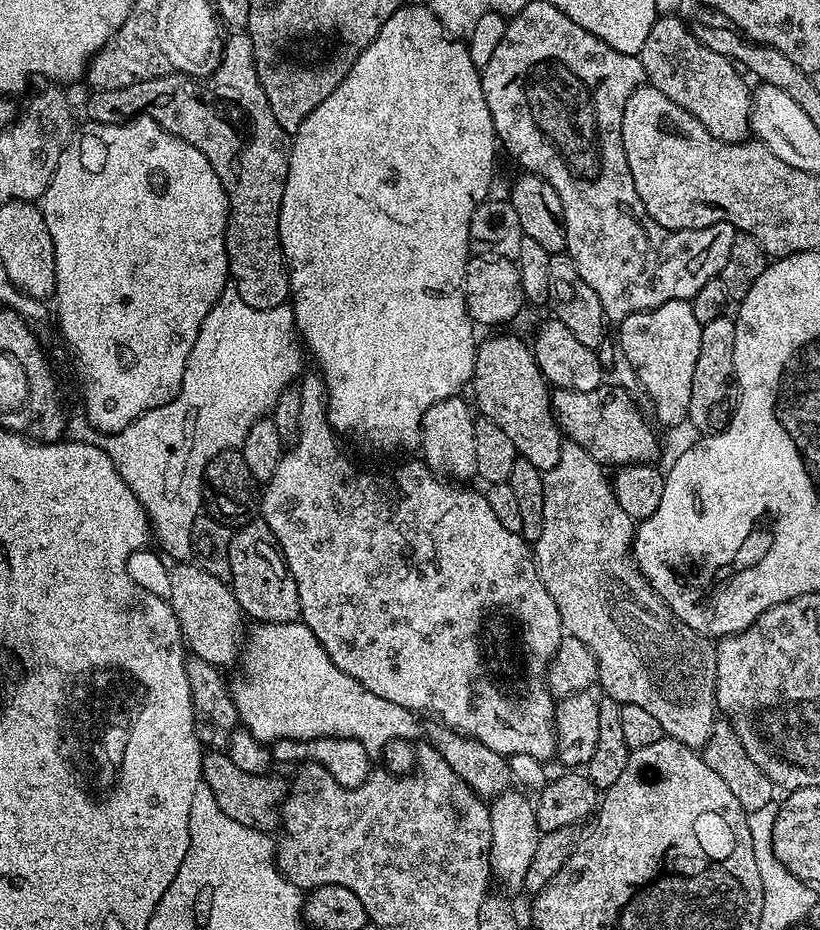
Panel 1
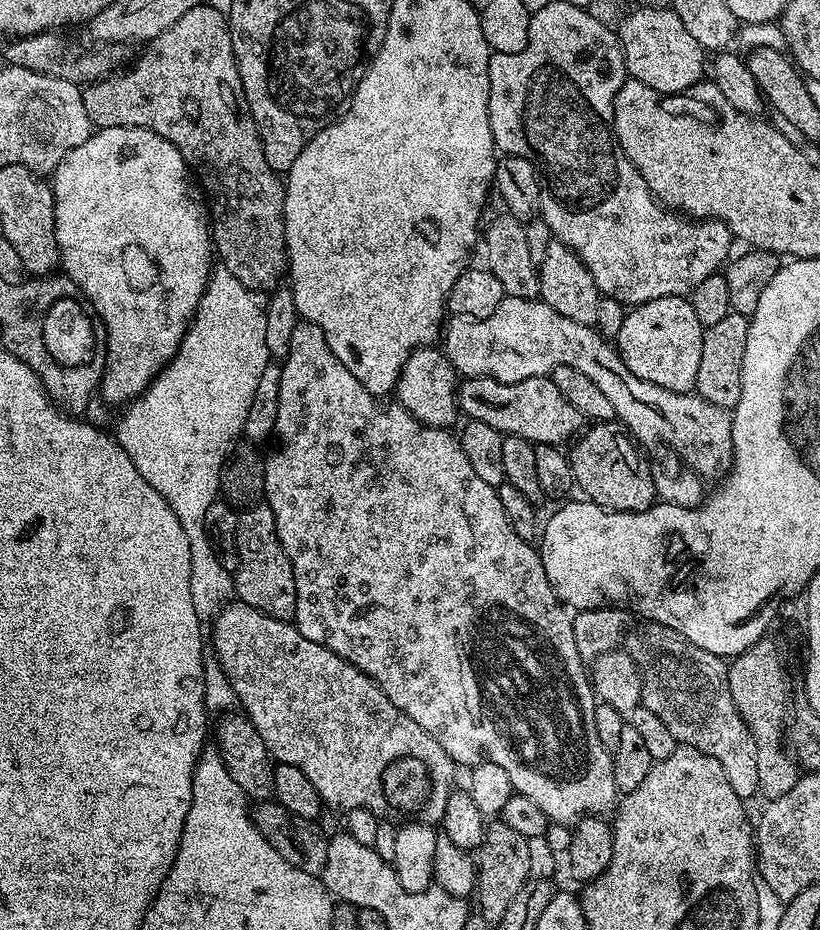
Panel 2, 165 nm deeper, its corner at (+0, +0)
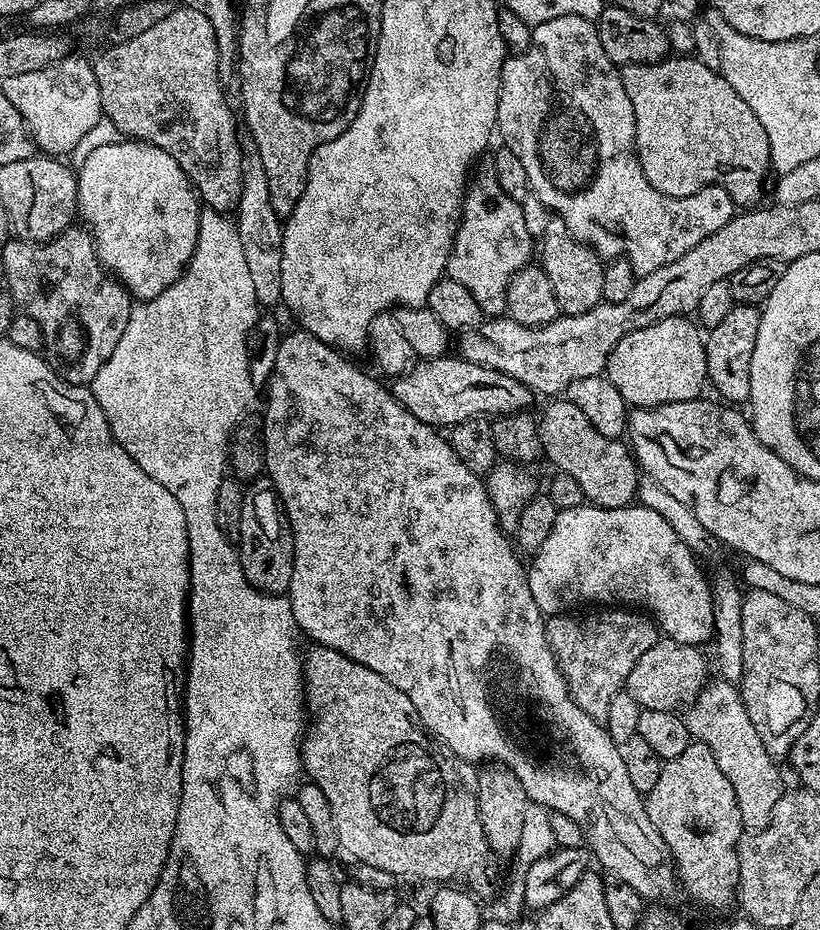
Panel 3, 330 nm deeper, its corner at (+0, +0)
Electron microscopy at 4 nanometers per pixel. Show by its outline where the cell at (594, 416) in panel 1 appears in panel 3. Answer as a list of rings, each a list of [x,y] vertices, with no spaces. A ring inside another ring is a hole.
[[[456,354],[433,356],[413,363],[404,375],[391,381],[390,391],[399,404],[414,414],[414,418],[437,430],[451,429],[453,424],[461,424],[469,416],[495,418],[523,412],[534,400],[533,393],[522,386],[522,382],[483,364],[461,360]]]

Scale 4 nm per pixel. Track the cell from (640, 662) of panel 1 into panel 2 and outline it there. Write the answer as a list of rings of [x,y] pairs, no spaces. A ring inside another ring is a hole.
[[[651,622],[641,625],[633,636],[632,633],[625,635],[622,648],[640,671],[640,681],[644,683],[640,695],[642,707],[658,714],[658,718],[662,718],[663,724],[670,729],[670,734],[674,734],[674,738],[681,745],[702,750],[702,754],[710,754],[710,758],[718,758],[718,762],[722,762],[726,770],[726,778],[730,778],[734,794],[738,794],[745,802],[751,801],[751,796],[760,792],[758,754],[746,722],[742,722],[734,706],[734,698],[730,698],[728,664],[725,657],[715,656],[694,646],[694,642],[682,638],[678,630],[670,630],[666,626]]]

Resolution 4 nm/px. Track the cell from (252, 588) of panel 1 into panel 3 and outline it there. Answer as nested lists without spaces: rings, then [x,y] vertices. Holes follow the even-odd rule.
[[[267,479],[251,481],[250,491],[242,502],[242,518],[238,529],[240,565],[246,578],[260,592],[287,593],[294,574],[294,542],[286,527],[282,505]]]

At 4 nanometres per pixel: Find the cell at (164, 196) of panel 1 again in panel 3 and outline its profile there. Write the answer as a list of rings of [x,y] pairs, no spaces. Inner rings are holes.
[[[131,138],[100,146],[79,165],[76,185],[78,216],[92,234],[101,264],[137,301],[162,294],[184,273],[198,242],[202,204],[188,175],[166,150]]]

